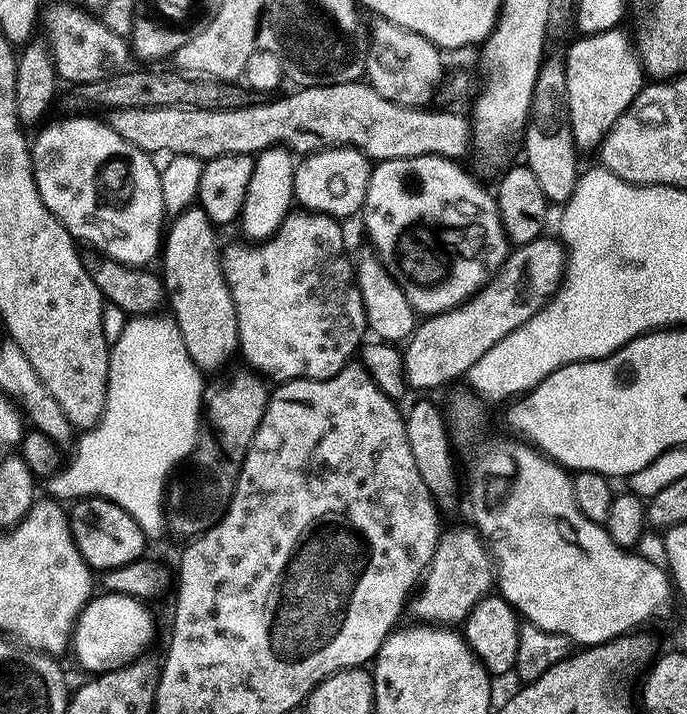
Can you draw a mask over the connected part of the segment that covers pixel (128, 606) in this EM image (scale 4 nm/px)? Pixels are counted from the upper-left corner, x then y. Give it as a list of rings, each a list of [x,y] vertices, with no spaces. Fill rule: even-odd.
[[[117,592],[93,595],[87,606],[80,611],[80,616],[73,627],[70,641],[71,655],[76,655],[77,662],[88,671],[88,674],[113,672],[134,663],[149,651],[148,647],[156,636],[156,624],[148,613],[148,607],[147,603],[137,600],[134,596],[123,596]]]

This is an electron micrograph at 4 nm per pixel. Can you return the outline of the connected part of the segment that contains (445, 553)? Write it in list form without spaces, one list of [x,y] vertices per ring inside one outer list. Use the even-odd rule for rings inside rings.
[[[456,528],[453,532],[445,531],[440,537],[438,546],[434,550],[434,558],[428,564],[418,591],[411,597],[410,612],[416,615],[417,621],[433,626],[460,626],[470,614],[470,610],[483,596],[489,595],[494,588],[494,561],[488,551],[487,544],[480,538],[480,533],[468,528]]]

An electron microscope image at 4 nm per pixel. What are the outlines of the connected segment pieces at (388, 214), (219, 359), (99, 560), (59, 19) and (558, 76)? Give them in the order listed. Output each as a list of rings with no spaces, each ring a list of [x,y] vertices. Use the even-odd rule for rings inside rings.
[[[445,156],[382,160],[373,167],[366,186],[362,217],[364,228],[372,239],[374,255],[404,291],[410,306],[425,317],[457,308],[473,292],[479,292],[492,273],[504,265],[510,251],[495,195],[489,189],[487,192],[460,166]]]
[[[198,206],[185,209],[171,222],[162,240],[166,304],[172,307],[171,319],[176,321],[194,366],[204,374],[216,372],[232,355],[237,355],[240,347],[235,302],[220,266],[221,249],[216,248],[217,229]]]
[[[85,497],[69,509],[69,524],[72,537],[88,567],[96,572],[105,572],[132,564],[145,555],[148,537],[132,515],[116,503],[100,497]]]
[[[60,4],[54,5],[46,12],[42,16],[42,28],[48,31],[49,53],[56,65],[57,77],[61,81],[72,82],[71,85],[74,86],[93,83],[105,80],[127,67],[126,62],[128,56],[130,57],[129,41],[114,34],[114,30],[106,30],[99,19],[91,20],[87,11],[68,13]]]
[[[546,62],[541,67],[533,90],[529,121],[522,132],[523,138],[526,167],[534,174],[549,203],[563,205],[569,200],[579,180],[580,156],[568,124],[568,95],[565,76],[559,63]]]

